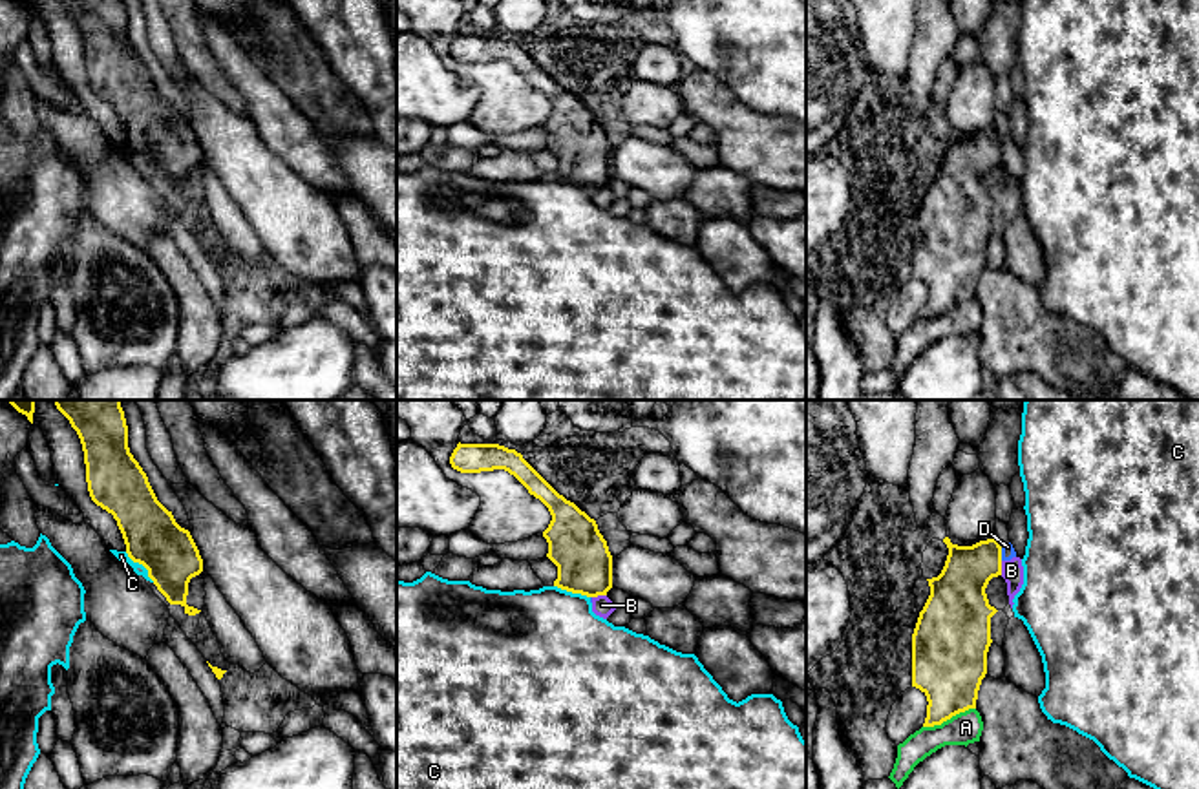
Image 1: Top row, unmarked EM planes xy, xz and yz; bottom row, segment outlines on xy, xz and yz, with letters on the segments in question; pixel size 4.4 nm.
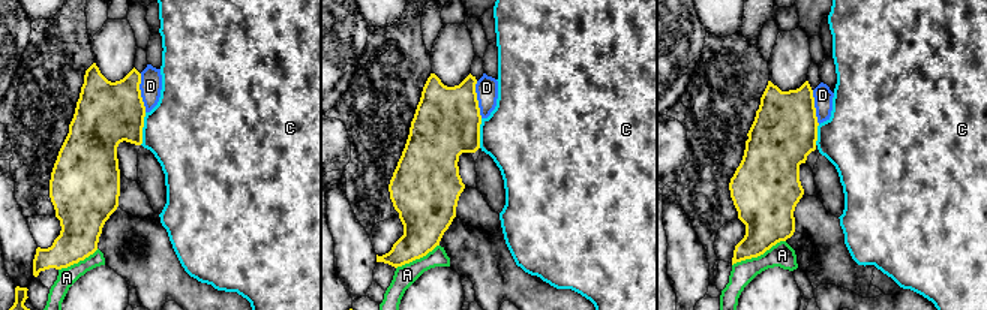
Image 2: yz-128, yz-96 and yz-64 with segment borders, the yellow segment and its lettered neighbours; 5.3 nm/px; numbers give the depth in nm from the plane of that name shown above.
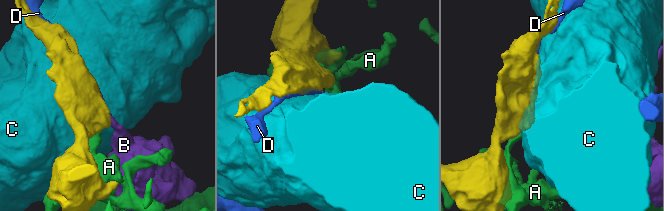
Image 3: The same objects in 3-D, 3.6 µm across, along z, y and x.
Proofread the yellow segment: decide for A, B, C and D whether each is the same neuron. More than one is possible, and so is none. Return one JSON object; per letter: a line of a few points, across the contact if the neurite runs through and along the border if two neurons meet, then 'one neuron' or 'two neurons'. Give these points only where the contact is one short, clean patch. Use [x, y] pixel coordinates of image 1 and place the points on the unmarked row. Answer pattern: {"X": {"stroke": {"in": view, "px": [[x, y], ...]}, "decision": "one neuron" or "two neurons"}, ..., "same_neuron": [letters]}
{"A": {"decision": "two neurons"}, "B": {"stroke": {"in": "xz", "px": [[605, 185], [593, 189]]}, "decision": "two neurons"}, "C": {"decision": "two neurons"}, "D": {"decision": "two neurons"}, "same_neuron": []}

